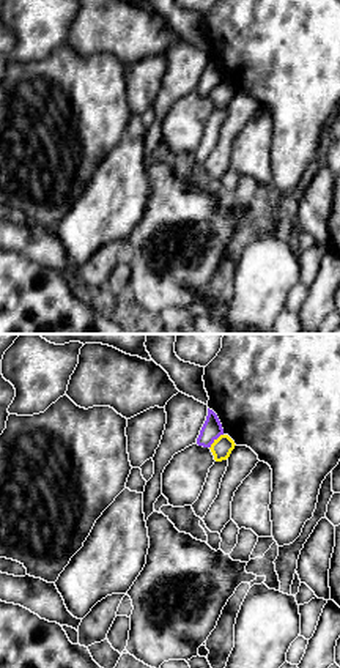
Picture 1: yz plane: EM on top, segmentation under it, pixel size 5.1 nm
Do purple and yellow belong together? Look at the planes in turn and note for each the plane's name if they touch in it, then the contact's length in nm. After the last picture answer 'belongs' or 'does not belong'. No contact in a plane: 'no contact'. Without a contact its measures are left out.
contact in yz; length 100 nm

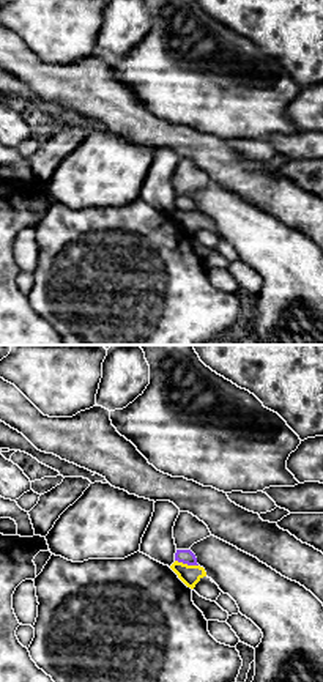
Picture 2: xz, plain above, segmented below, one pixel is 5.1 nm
contact in xz; length 120 nm

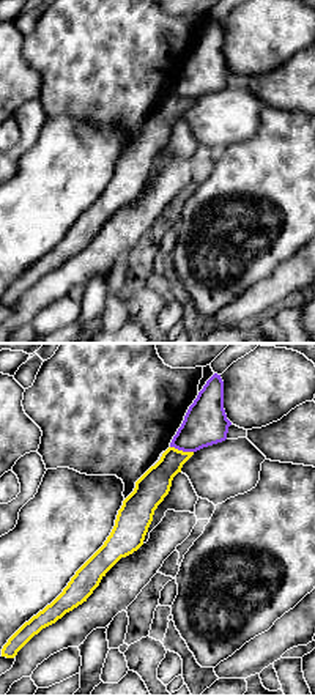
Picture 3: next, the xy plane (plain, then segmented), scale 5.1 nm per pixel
contact in xy; length 120 nm

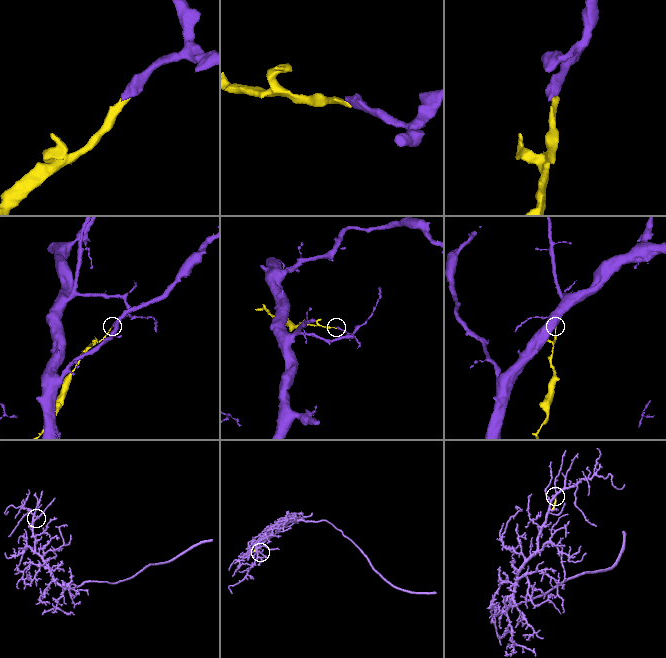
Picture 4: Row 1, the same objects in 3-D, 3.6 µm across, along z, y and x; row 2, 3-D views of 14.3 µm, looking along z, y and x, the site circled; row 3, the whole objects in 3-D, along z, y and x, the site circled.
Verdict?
does not belong

